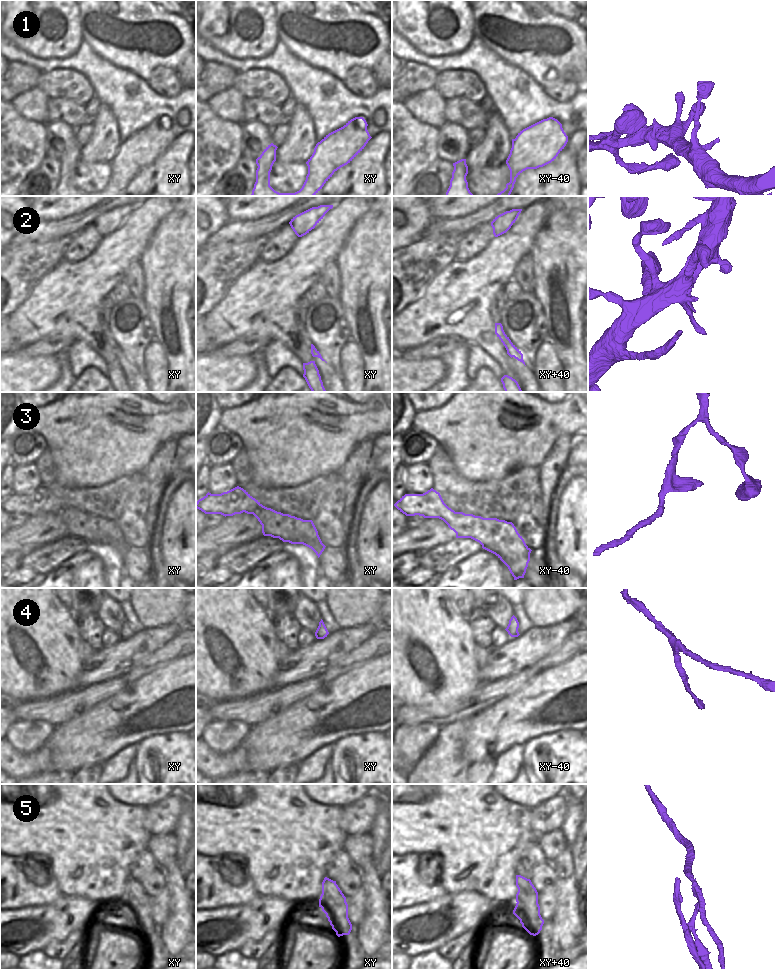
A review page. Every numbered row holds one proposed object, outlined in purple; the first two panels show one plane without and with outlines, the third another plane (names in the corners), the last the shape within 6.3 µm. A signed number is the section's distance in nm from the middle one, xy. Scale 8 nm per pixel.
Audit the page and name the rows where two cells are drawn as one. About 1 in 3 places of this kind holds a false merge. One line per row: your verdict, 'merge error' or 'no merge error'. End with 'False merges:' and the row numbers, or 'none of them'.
1: no merge error
2: no merge error
3: no merge error
4: no merge error
5: merge error
False merges: 5

